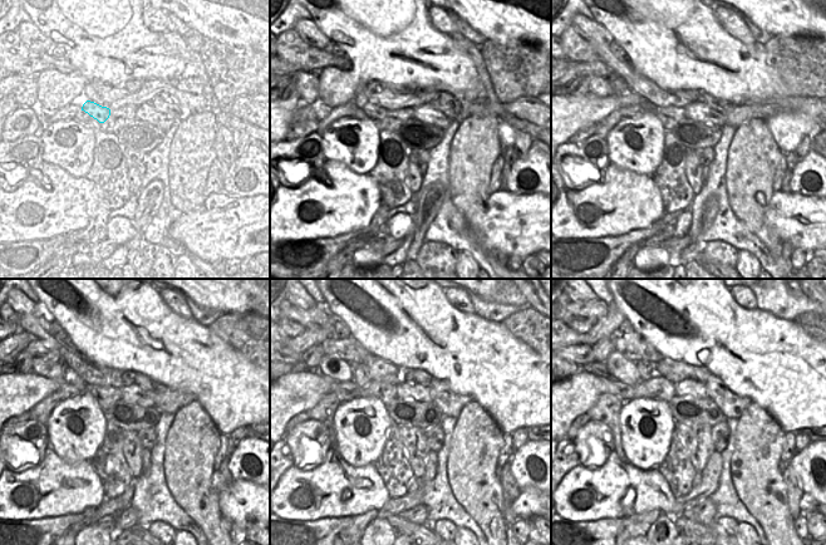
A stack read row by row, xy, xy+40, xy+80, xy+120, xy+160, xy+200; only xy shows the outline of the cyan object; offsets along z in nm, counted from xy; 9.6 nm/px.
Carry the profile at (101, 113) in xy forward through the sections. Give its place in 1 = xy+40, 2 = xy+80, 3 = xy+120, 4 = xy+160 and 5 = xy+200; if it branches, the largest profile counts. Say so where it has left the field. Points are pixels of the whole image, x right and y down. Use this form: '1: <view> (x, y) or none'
1: xy+40 (377, 113)
2: xy+80 (645, 104)
3: xy+120 (74, 379)
4: xy+160 (362, 377)
5: xy+200 (645, 369)

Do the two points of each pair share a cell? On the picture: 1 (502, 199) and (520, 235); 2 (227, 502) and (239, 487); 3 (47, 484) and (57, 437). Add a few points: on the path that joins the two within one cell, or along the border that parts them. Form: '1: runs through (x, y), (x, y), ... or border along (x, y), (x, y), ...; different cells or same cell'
1: runs through (504, 207), (505, 214), (516, 226); same cell
2: runs through (231, 499), (239, 491); same cell
3: border along (52, 447), (60, 458), (69, 464), (82, 461); different cells

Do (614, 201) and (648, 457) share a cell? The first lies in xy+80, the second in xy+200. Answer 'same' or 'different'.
different

